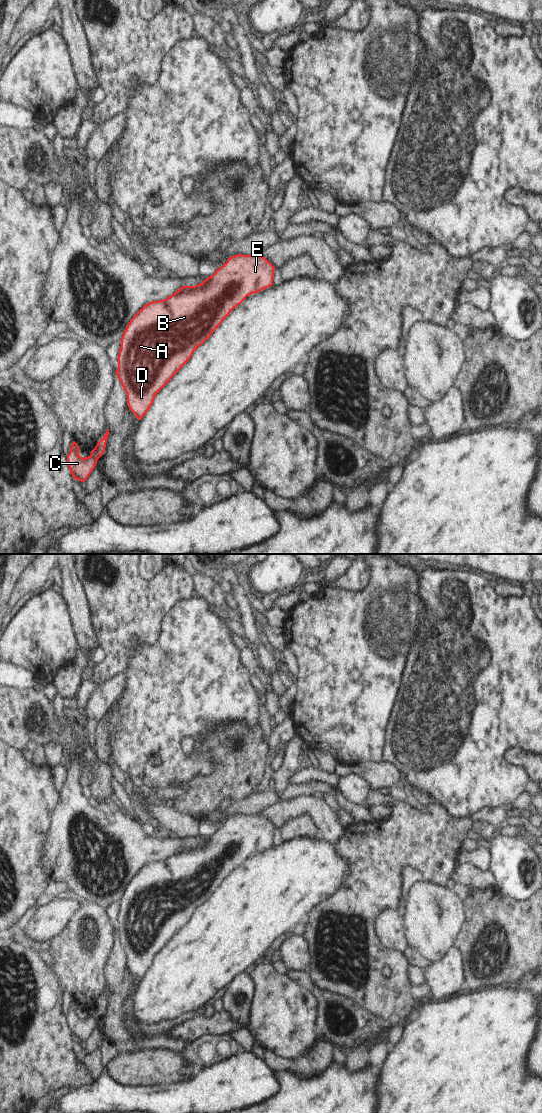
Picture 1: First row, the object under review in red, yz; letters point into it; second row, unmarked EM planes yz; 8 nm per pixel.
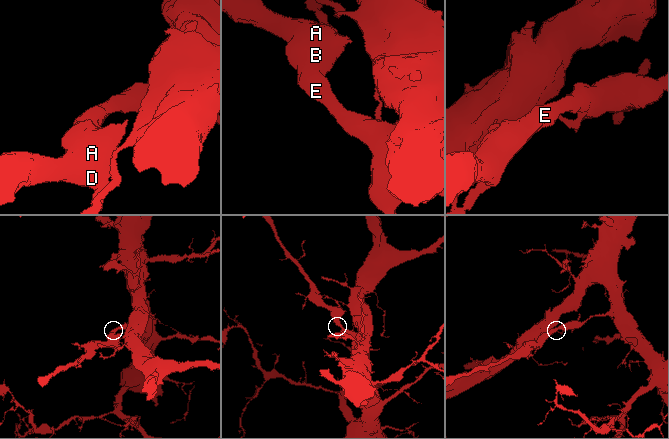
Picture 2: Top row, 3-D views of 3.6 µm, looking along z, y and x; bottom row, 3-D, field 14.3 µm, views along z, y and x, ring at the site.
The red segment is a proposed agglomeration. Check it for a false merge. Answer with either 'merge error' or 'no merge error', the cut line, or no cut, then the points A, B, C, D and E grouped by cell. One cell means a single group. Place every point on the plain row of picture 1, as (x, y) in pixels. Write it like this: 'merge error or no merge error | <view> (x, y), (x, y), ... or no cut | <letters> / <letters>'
merge error | yz (91, 1014), (96, 1020) | A B D E / C

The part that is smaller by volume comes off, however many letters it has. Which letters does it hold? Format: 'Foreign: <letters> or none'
Foreign: A, B, D, E

